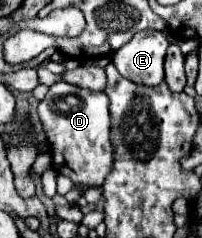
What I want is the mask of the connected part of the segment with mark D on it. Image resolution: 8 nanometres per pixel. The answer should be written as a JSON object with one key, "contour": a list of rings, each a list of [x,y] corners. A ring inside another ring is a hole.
{"contour":[[[59,81],[49,87],[45,99],[37,107],[37,115],[51,146],[54,168],[67,175],[75,185],[65,199],[76,204],[83,196],[79,187],[101,186],[111,173],[113,147],[109,141],[109,99],[101,91],[89,91]]]}

